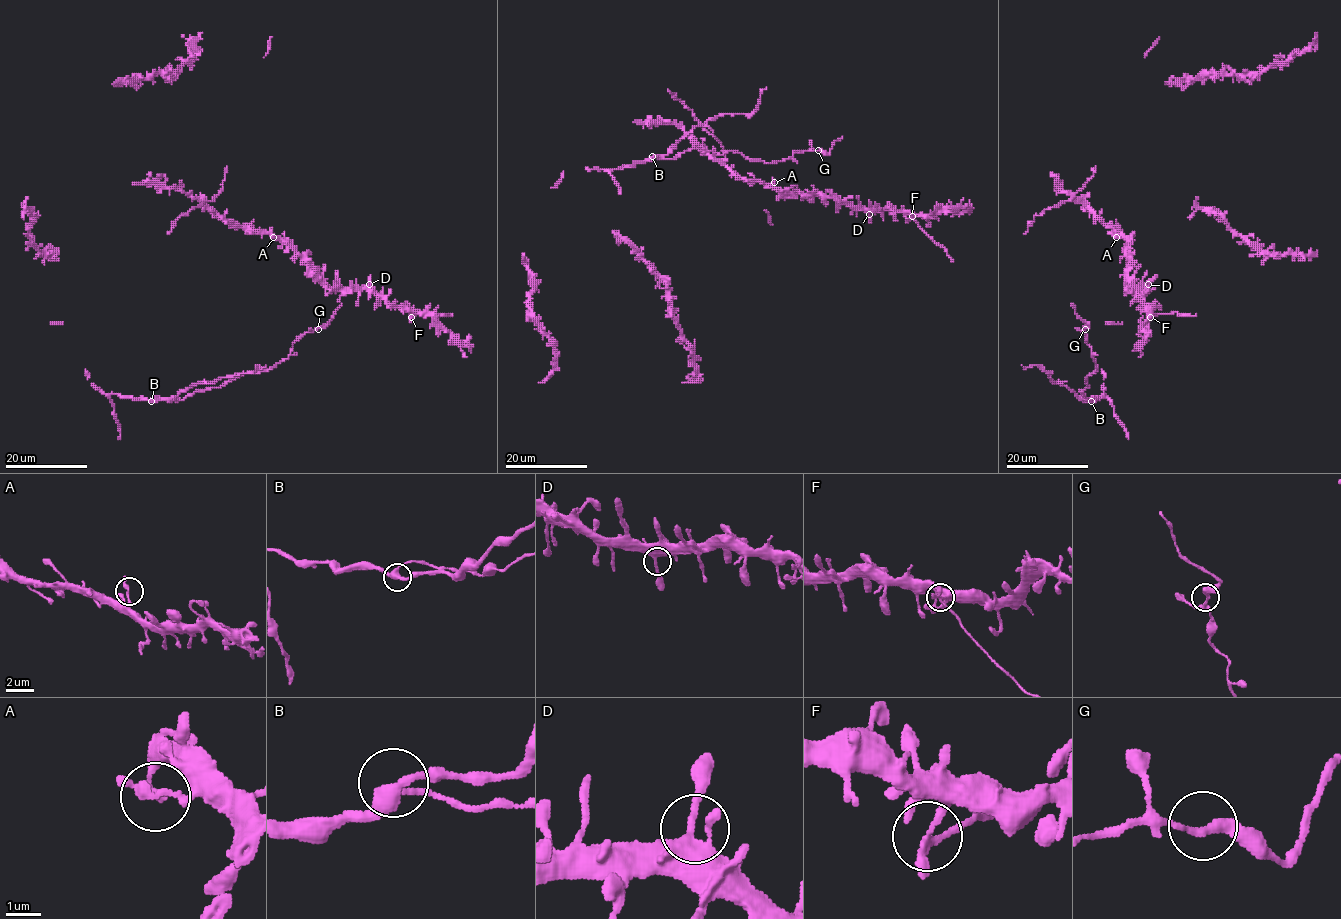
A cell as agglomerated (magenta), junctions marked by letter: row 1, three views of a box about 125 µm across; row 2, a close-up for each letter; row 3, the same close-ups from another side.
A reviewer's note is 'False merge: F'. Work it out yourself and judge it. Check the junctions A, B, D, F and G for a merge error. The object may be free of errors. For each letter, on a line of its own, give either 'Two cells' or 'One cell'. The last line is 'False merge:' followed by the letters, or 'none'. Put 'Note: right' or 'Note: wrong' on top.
Note: right
A: One cell
B: One cell
D: One cell
F: Two cells
G: One cell
False merge: F

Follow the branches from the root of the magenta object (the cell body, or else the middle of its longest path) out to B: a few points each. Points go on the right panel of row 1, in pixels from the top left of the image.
B: (1086, 328), (1097, 370), (1086, 379), (1089, 387), (1079, 391), (1088, 399), (1094, 397), (1091, 401)

